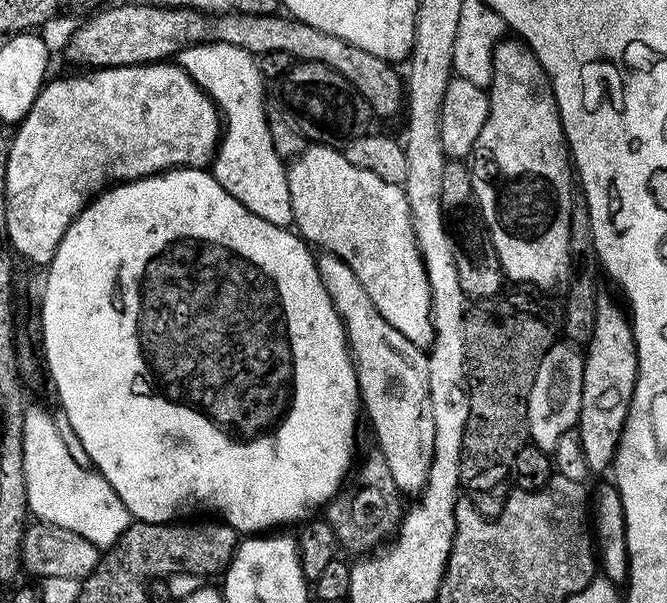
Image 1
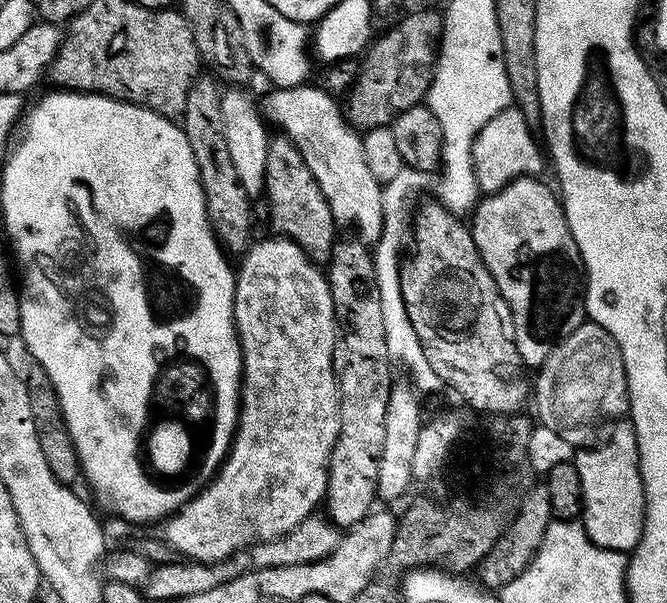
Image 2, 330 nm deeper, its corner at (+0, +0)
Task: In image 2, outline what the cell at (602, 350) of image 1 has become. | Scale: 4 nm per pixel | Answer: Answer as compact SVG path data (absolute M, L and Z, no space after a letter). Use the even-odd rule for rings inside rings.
M620 423L624 424L618 425L609 434L605 444L577 451L574 463L578 478L582 478L582 523L590 542L606 550L630 554L644 533L644 480L640 476L636 431L631 423Z

